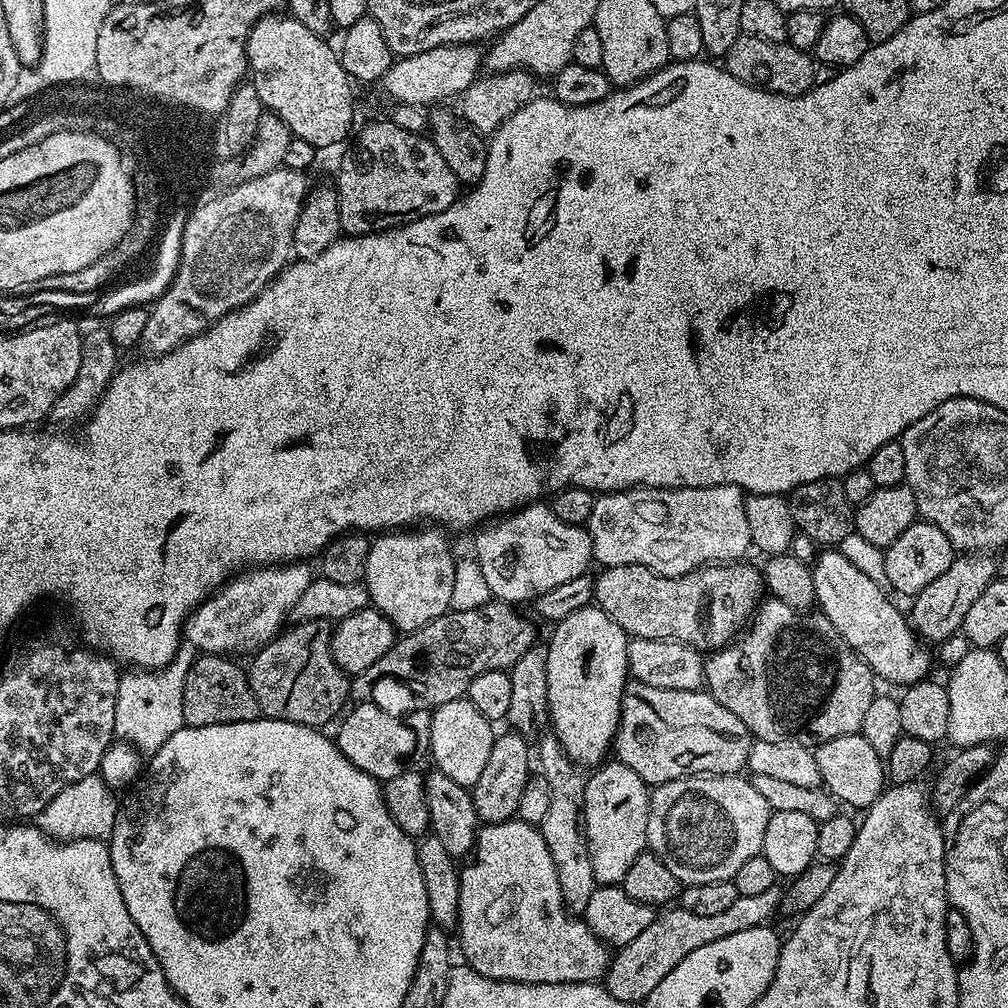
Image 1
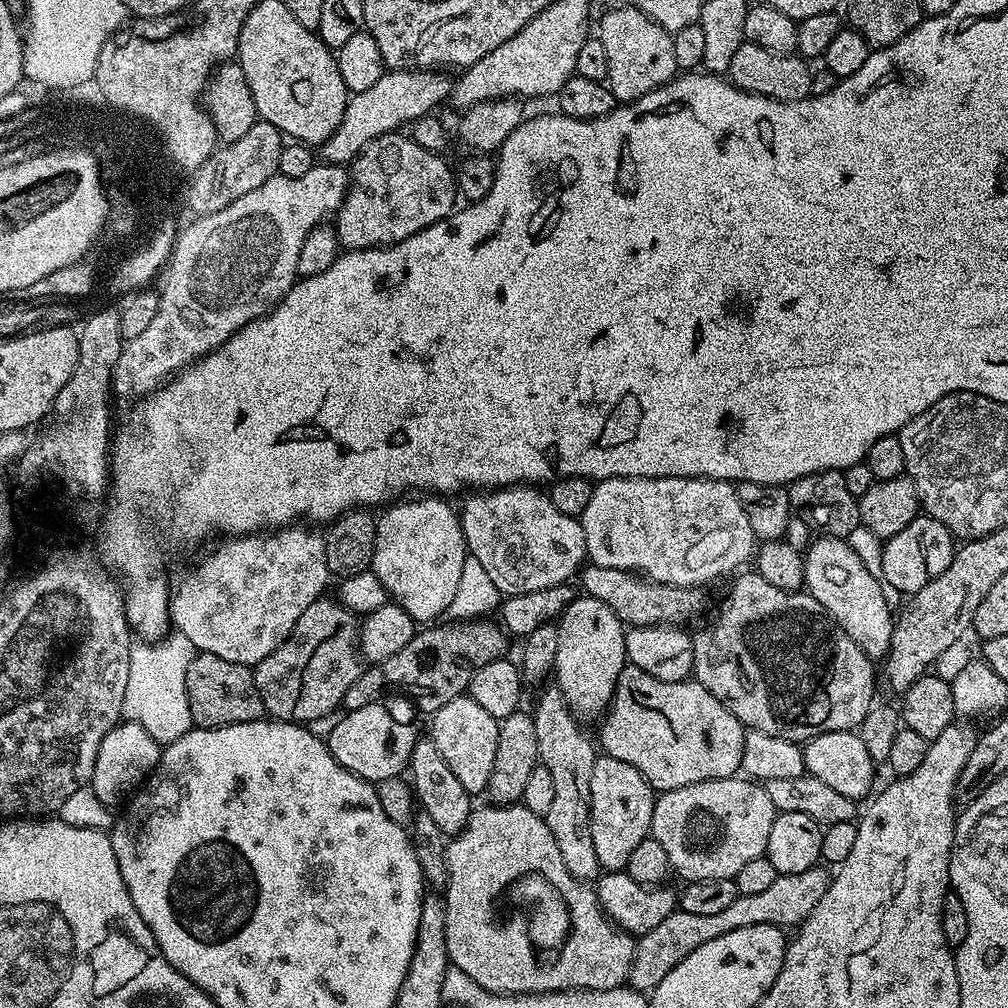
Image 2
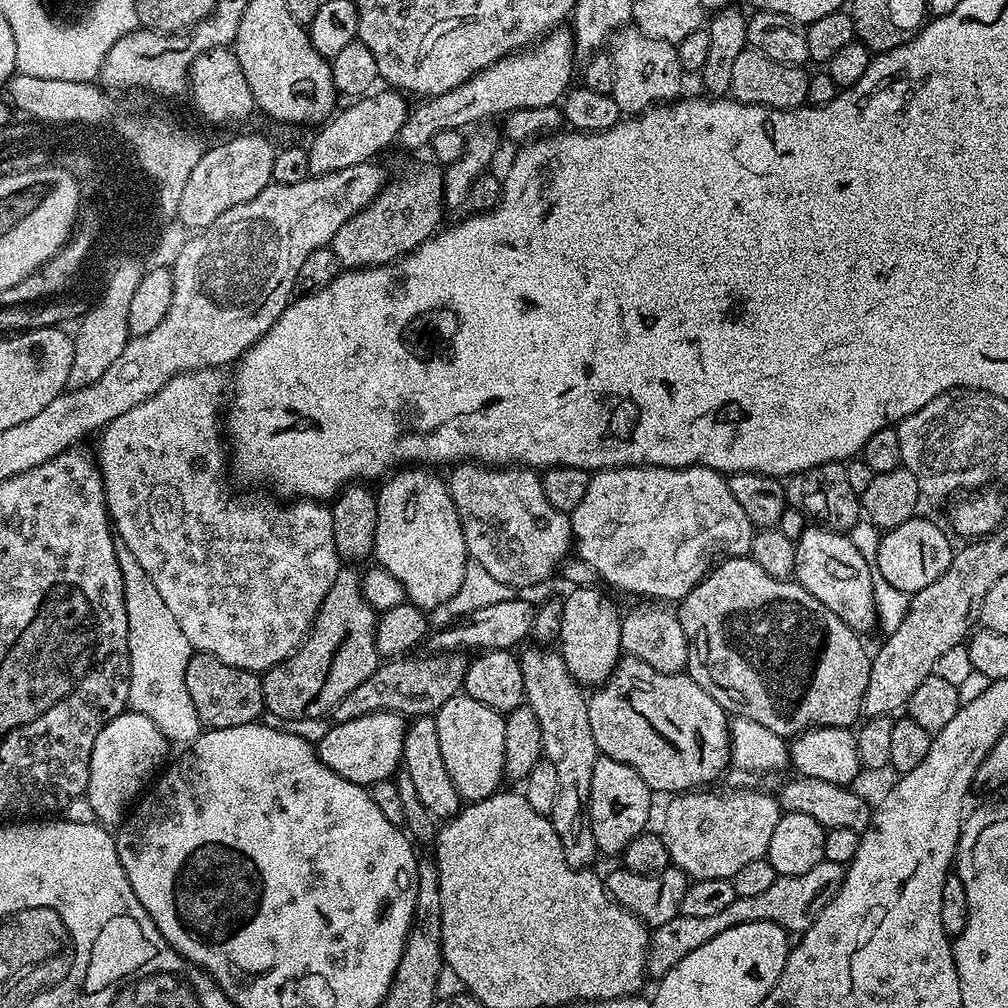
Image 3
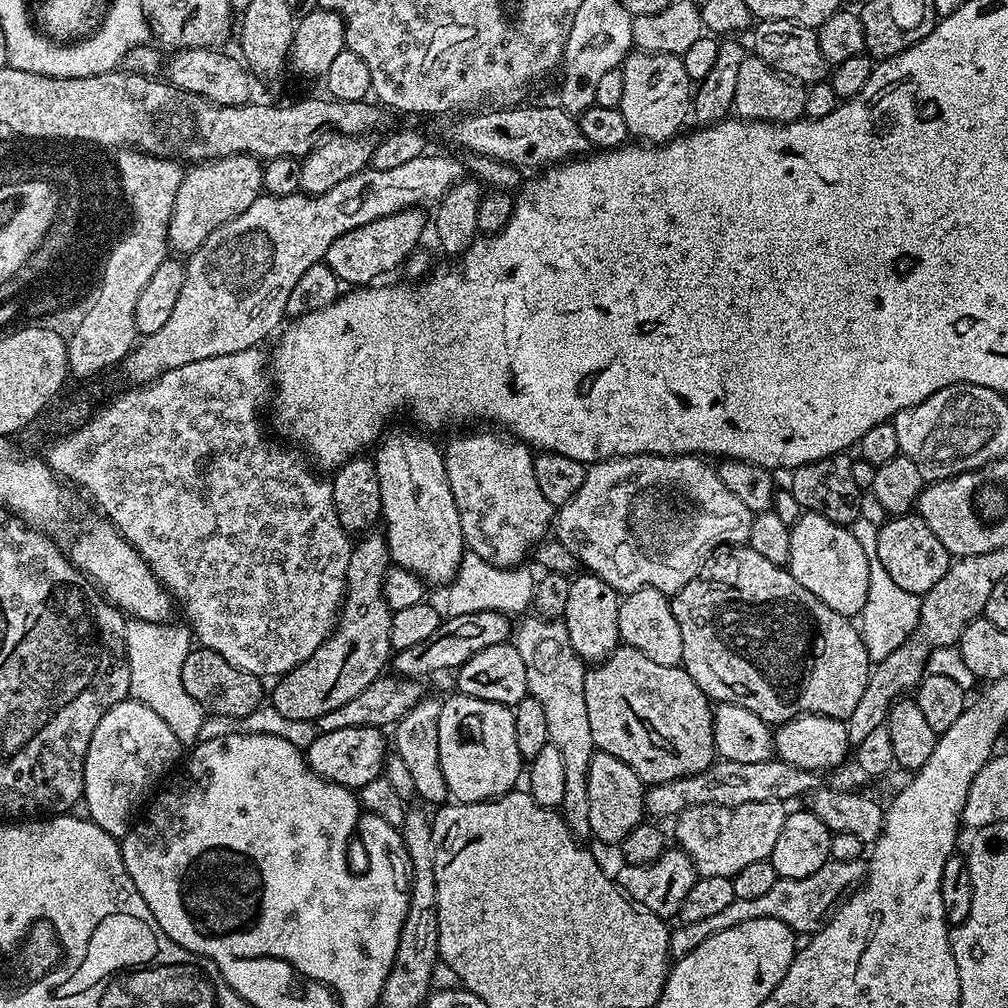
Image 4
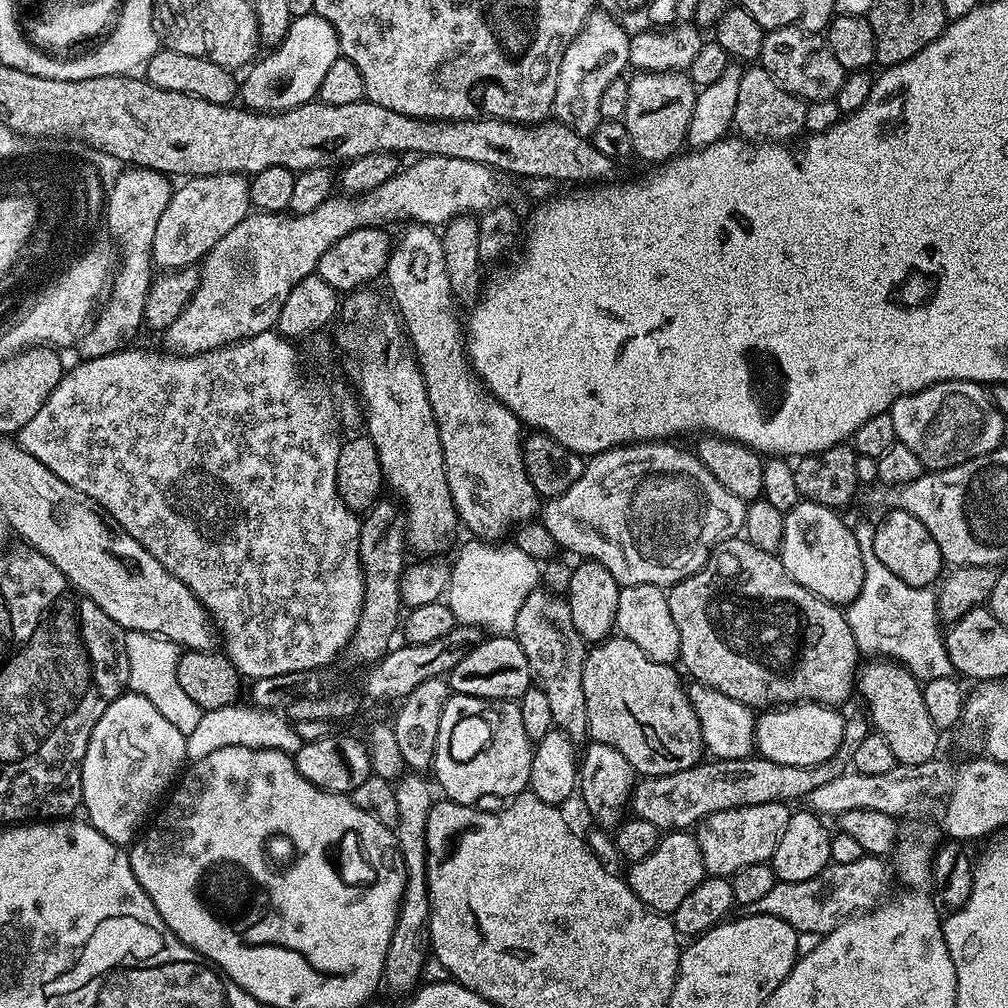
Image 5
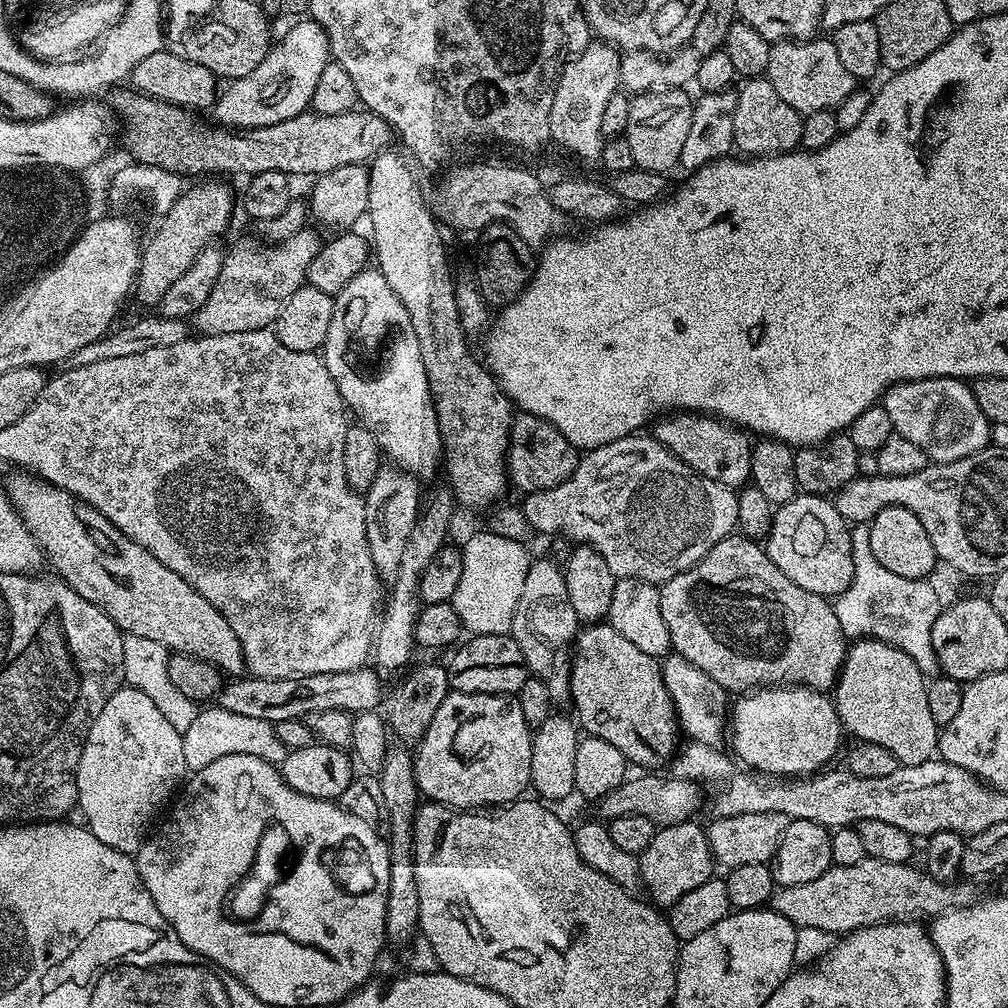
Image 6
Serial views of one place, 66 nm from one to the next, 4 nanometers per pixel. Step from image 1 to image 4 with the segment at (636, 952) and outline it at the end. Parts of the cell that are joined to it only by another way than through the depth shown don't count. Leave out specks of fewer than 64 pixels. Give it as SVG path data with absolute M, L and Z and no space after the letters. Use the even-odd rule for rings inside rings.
M829 858L822 866L818 866L818 870L814 870L814 874L806 874L806 878L778 878L767 894L761 894L758 898L742 898L730 902L730 906L723 908L719 914L706 918L706 922L677 923L677 928L673 927L670 932L671 955L679 958L690 954L690 950L694 950L694 946L702 946L706 938L714 938L714 934L722 934L722 930L730 930L730 926L738 926L738 922L750 922L754 918L778 918L778 922L786 922L786 926L790 926L797 934L817 932L819 928L824 927L833 909L865 879L865 876L866 864L863 859L854 862L838 862Z

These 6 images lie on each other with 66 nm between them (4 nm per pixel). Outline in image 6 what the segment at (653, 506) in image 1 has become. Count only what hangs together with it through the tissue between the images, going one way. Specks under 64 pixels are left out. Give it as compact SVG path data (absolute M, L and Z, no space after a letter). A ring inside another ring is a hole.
M644 435L623 436L606 446L598 446L585 451L580 457L580 464L574 470L574 474L570 478L566 478L566 482L562 482L562 486L554 486L550 490L541 492L527 493L523 497L522 507L526 514L526 522L530 522L530 526L537 533L545 532L546 535L552 536L555 532L561 532L562 535L569 536L576 544L588 544L598 550L598 554L602 554L602 558L606 558L606 566L610 566L610 570L617 578L629 576L659 586L665 584L670 578L674 578L674 574L682 574L686 570L690 570L713 546L722 542L727 536L733 535L734 529L737 527L738 500L737 493L733 489L698 474L698 470L686 466L686 462L682 462L673 452L666 450L666 446L659 444L651 435Z

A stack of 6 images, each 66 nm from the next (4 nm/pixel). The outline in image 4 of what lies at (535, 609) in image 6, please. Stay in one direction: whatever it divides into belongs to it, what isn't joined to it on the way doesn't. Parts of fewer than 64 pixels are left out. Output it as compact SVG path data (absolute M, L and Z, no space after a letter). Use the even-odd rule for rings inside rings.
M528 614L521 620L524 621L517 623L514 628L514 643L526 666L528 695L538 698L542 711L546 714L548 742L558 746L558 754L562 754L566 773L566 791L562 794L559 811L573 836L584 842L592 836L588 775L594 751L590 718L586 715L586 664L574 650L574 646L570 646L570 634L563 619L548 620L544 616Z

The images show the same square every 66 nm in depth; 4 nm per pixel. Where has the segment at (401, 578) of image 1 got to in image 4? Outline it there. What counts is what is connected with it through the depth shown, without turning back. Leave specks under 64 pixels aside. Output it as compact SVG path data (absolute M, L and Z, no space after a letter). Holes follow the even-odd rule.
M419 431L391 432L374 448L378 486L382 490L380 515L388 555L393 565L410 570L425 585L447 586L458 574L466 545L462 538L462 522L458 522L458 506L454 506L454 494L450 491L441 445L419 436L424 435Z

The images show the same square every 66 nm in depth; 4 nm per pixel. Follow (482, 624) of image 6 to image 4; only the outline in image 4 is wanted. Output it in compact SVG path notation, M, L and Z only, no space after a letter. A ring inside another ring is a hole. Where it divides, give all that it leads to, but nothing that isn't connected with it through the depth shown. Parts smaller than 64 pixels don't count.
M465 551L458 574L446 588L446 592L448 592L448 610L446 608L446 612L448 616L461 616L490 610L491 612L501 612L503 616L512 618L515 617L515 612L524 614L529 611L533 591L534 575L532 576L528 566L499 568L486 562L486 558L478 558L478 554Z

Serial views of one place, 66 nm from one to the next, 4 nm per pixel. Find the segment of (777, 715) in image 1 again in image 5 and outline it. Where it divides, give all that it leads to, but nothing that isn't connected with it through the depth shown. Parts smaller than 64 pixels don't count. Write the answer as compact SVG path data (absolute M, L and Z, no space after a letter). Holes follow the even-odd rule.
M733 538L723 540L710 555L708 561L702 565L690 578L672 585L667 589L668 601L670 602L670 615L674 618L674 626L678 626L678 642L680 643L679 663L684 664L683 671L692 675L691 679L698 684L705 684L722 694L726 698L734 698L742 702L746 707L753 710L767 710L777 706L790 704L826 704L829 706L844 706L858 684L858 669L862 664L862 653L856 648L854 634L848 625L845 613L837 605L818 598L810 590L806 590L782 566L779 555L760 550L745 538Z

